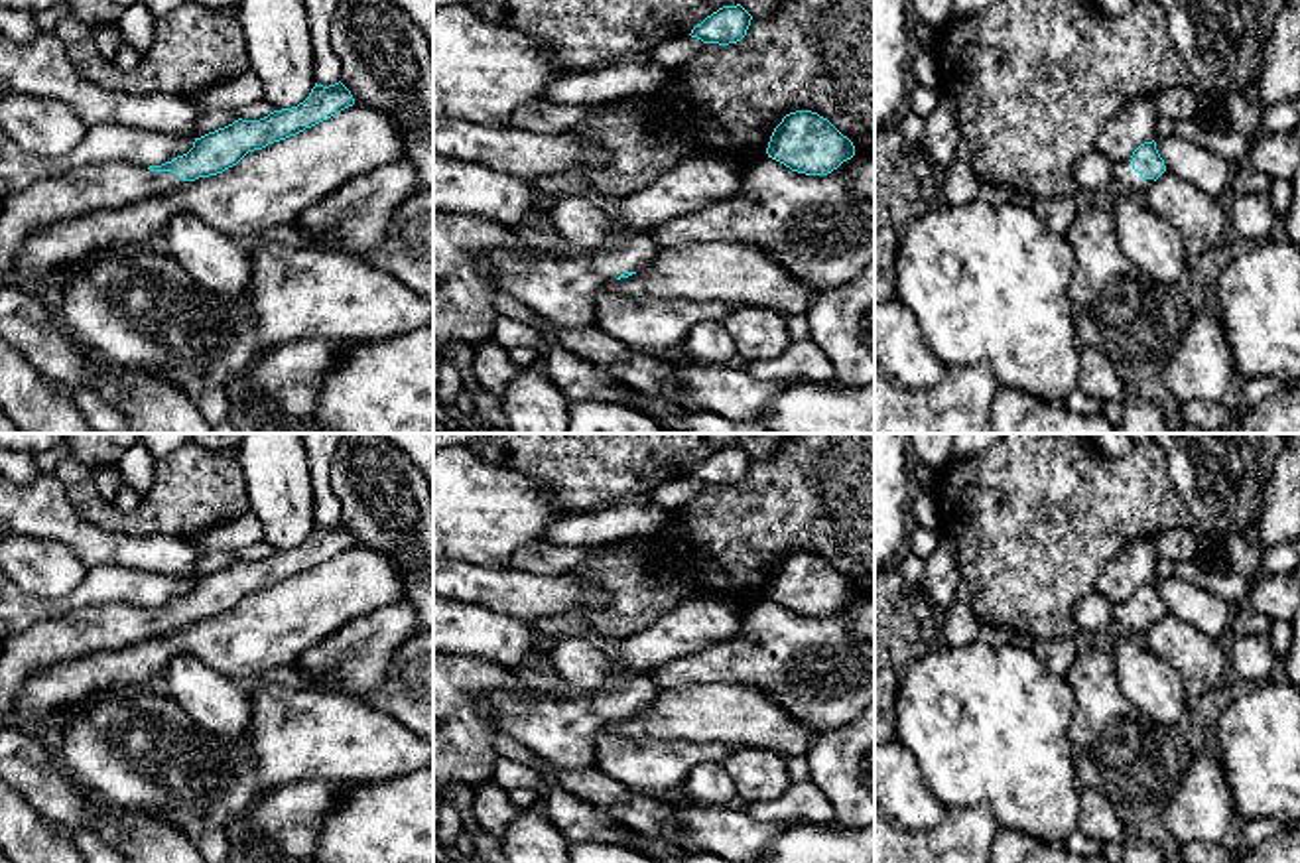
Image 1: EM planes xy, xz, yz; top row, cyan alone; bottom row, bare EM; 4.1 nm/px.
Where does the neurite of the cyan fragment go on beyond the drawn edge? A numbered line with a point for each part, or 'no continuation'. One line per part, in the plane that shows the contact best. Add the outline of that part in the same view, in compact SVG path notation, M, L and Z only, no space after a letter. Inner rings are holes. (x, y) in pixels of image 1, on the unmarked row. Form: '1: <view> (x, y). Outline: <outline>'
1: xy (79, 633). Outline: M106 603L75 609L59 619L39 621L2 640L0 650L0 727L14 711L26 680L55 664L67 664L95 652L108 652L162 636L191 623L171 613Z

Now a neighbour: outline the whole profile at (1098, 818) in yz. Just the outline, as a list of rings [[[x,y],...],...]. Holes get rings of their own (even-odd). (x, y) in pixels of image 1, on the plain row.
[[[1093,788],[1079,790],[1077,830],[1099,843],[1123,843],[1127,833],[1111,802]]]

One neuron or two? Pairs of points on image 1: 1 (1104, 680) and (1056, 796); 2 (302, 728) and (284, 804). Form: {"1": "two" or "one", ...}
{"1": "two", "2": "two"}

